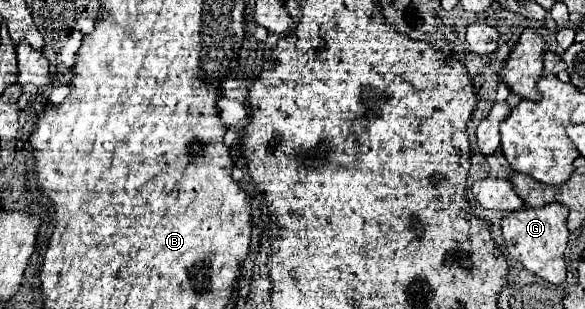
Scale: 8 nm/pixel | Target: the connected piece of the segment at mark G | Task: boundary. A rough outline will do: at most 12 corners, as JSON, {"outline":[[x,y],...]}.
{"outline":[[561,202],[509,212],[511,258],[551,284],[565,282],[569,240]]}

